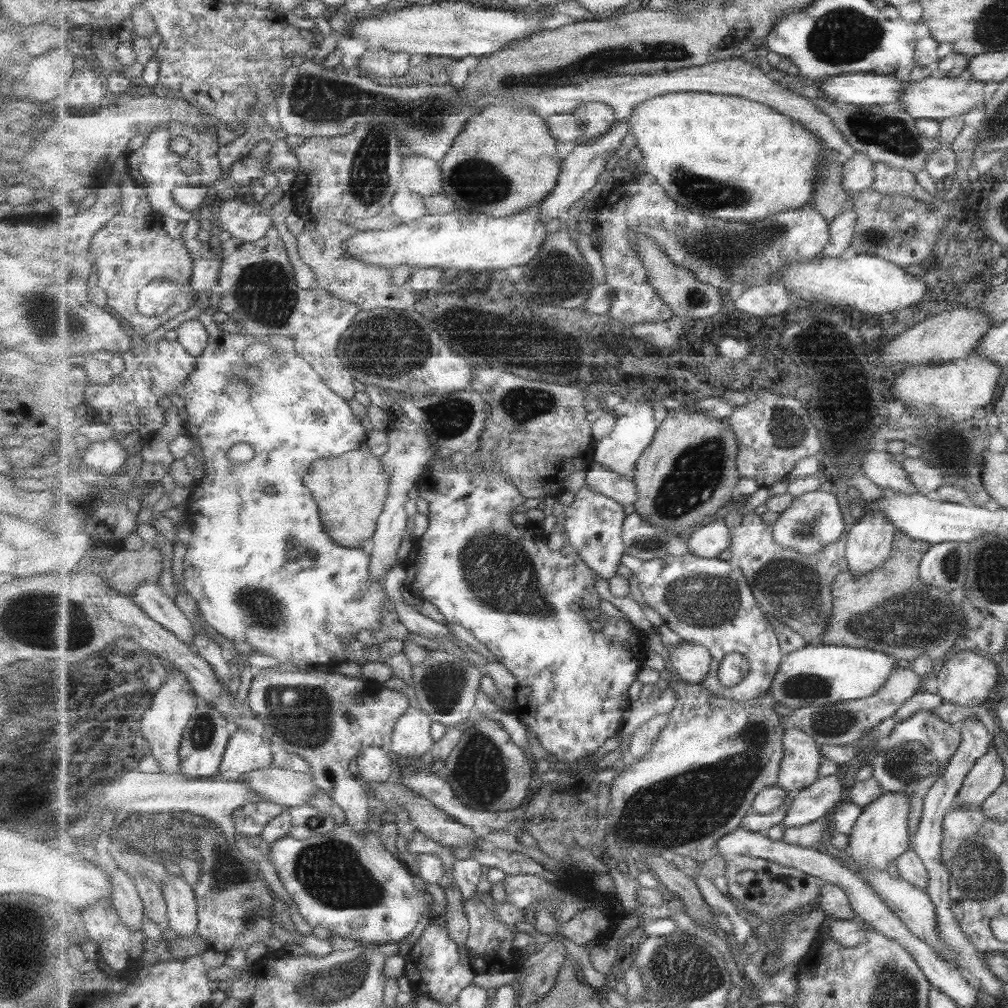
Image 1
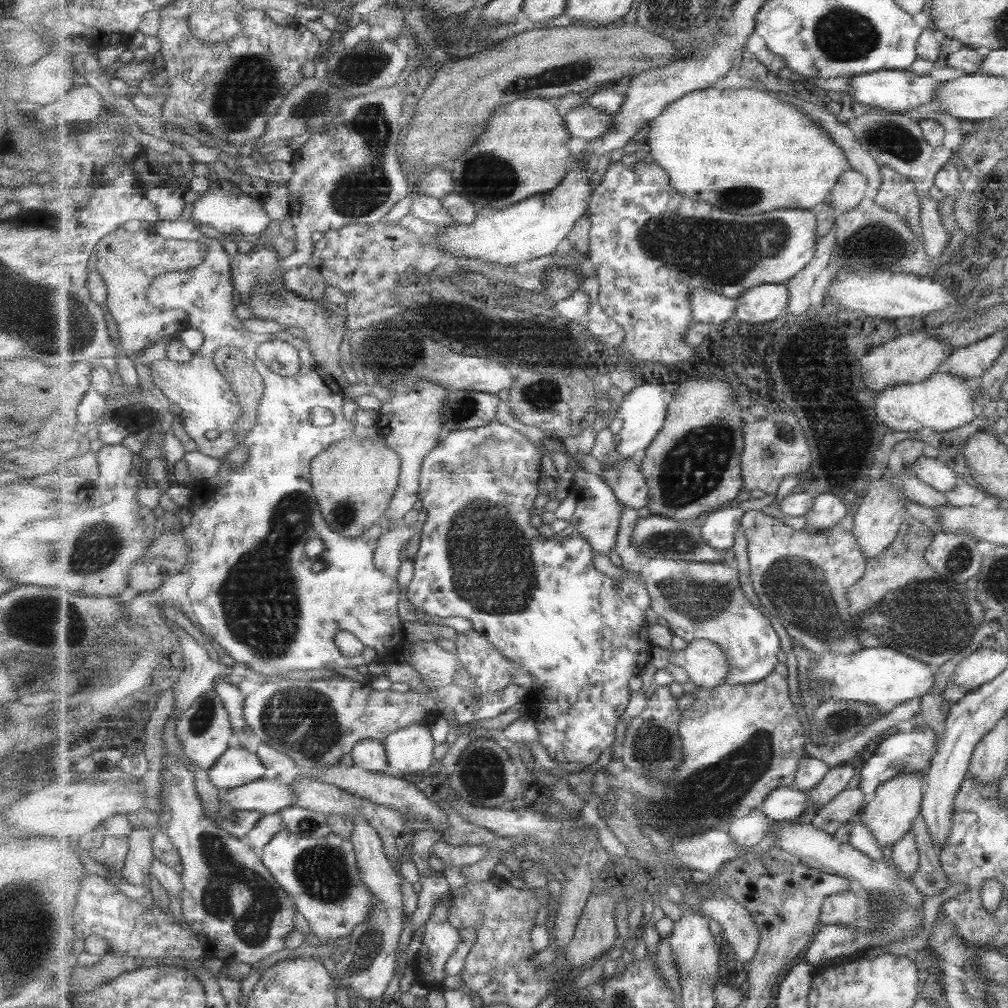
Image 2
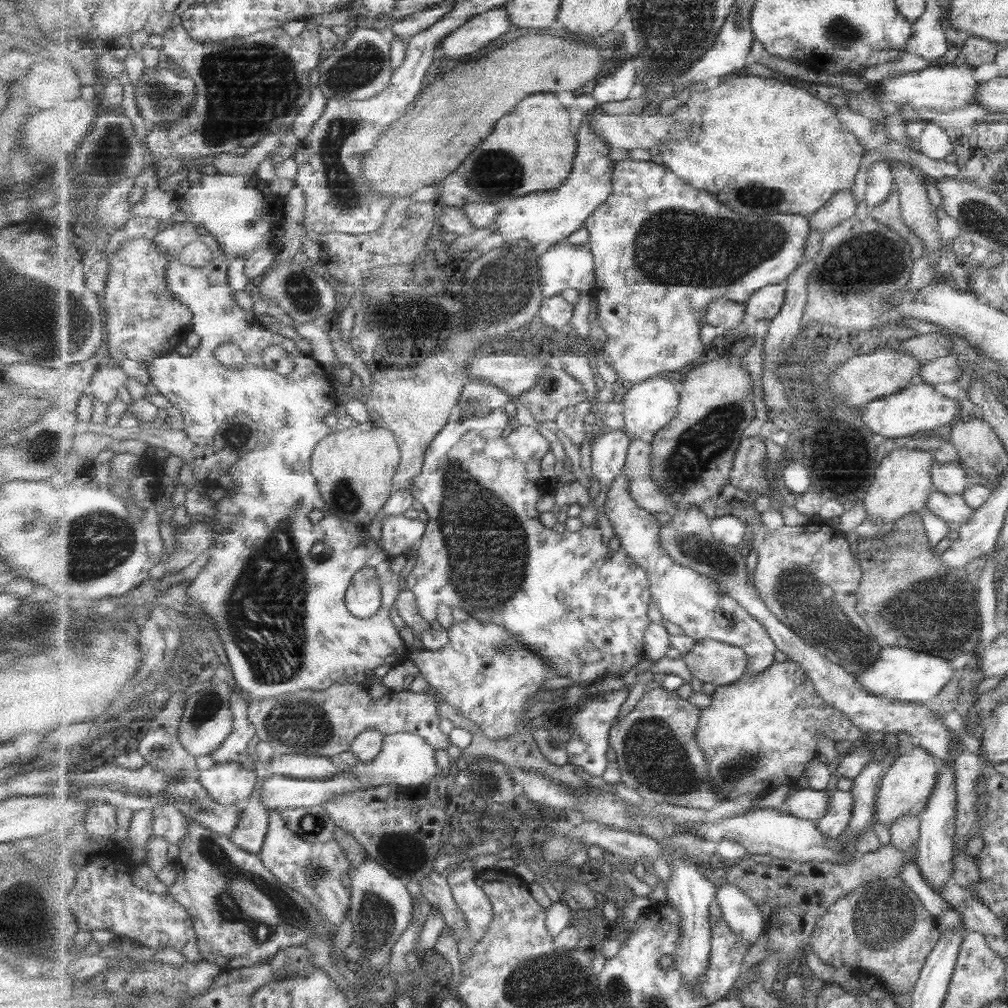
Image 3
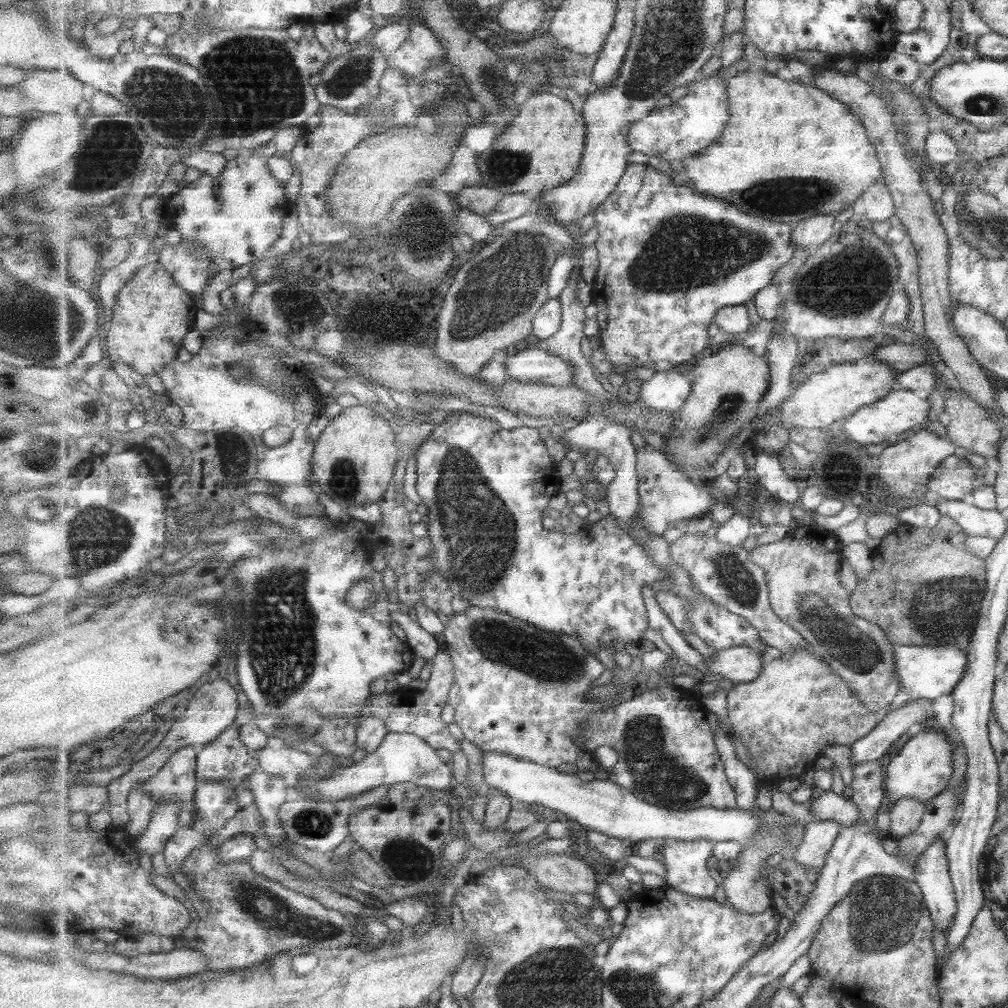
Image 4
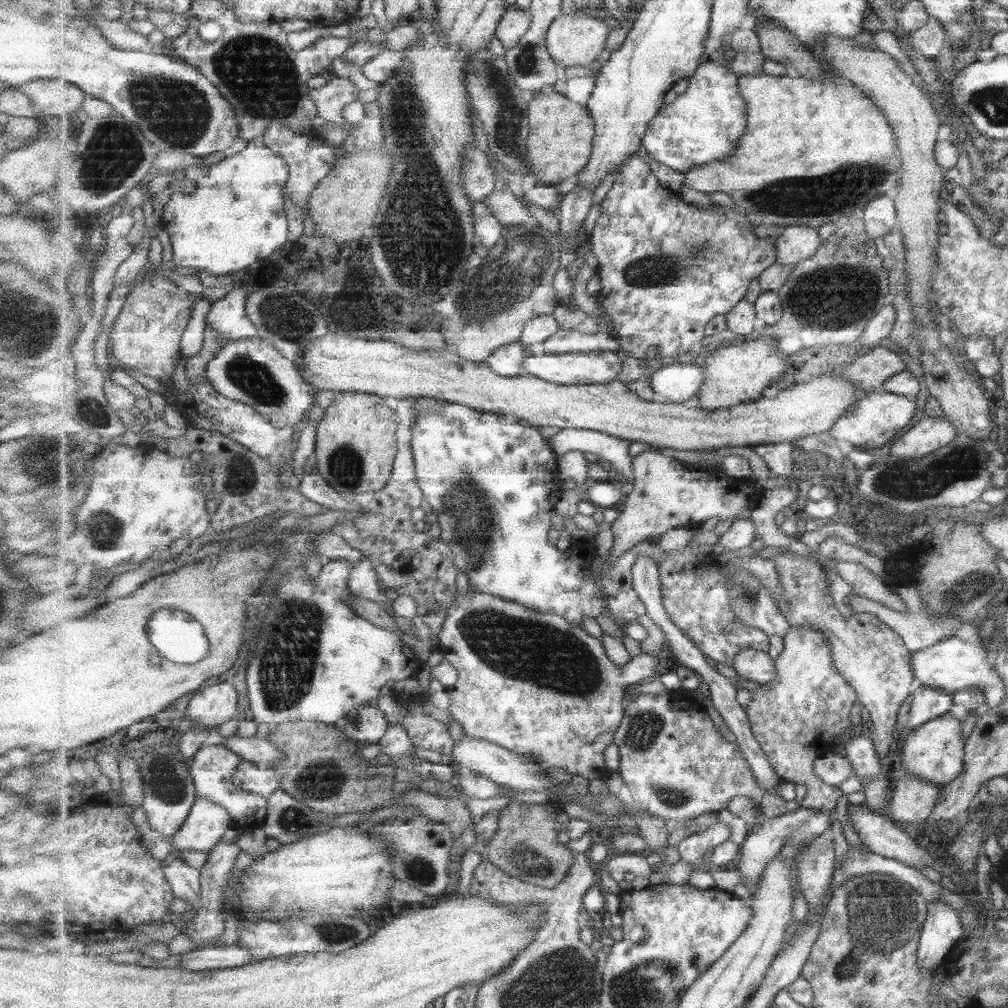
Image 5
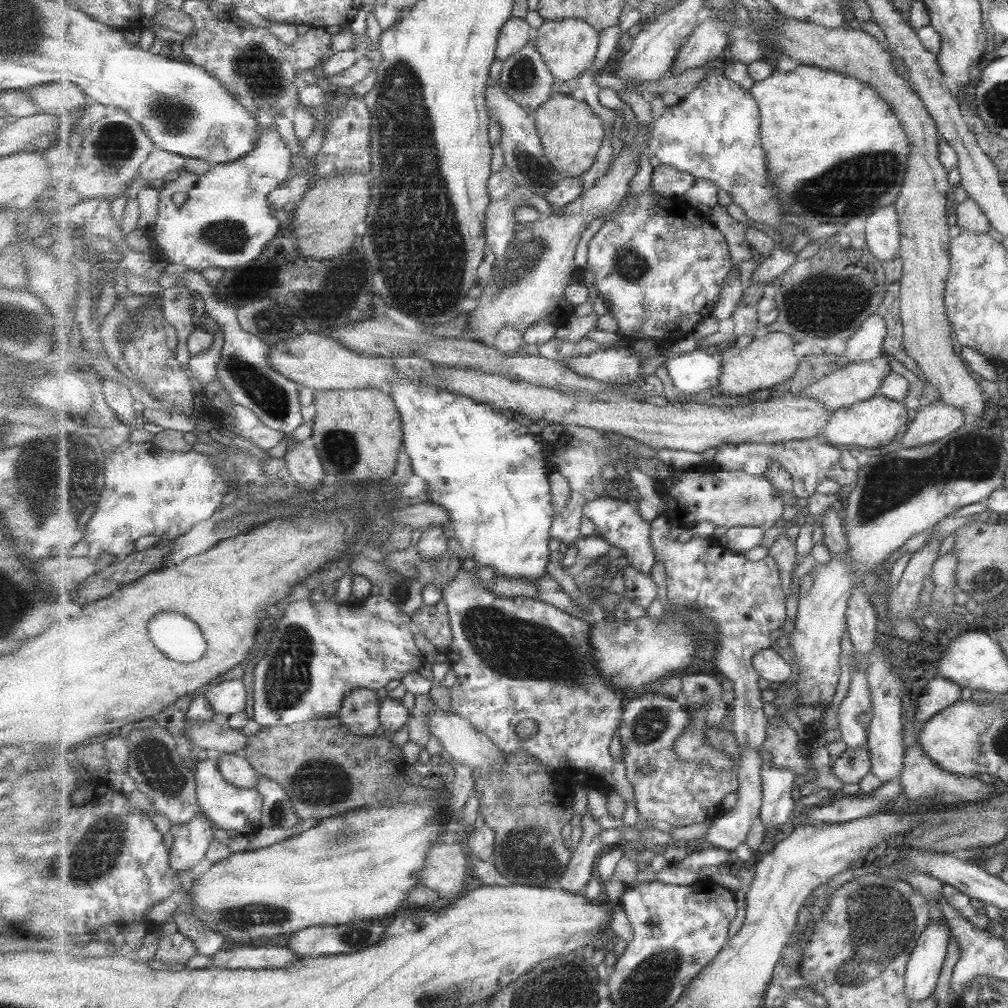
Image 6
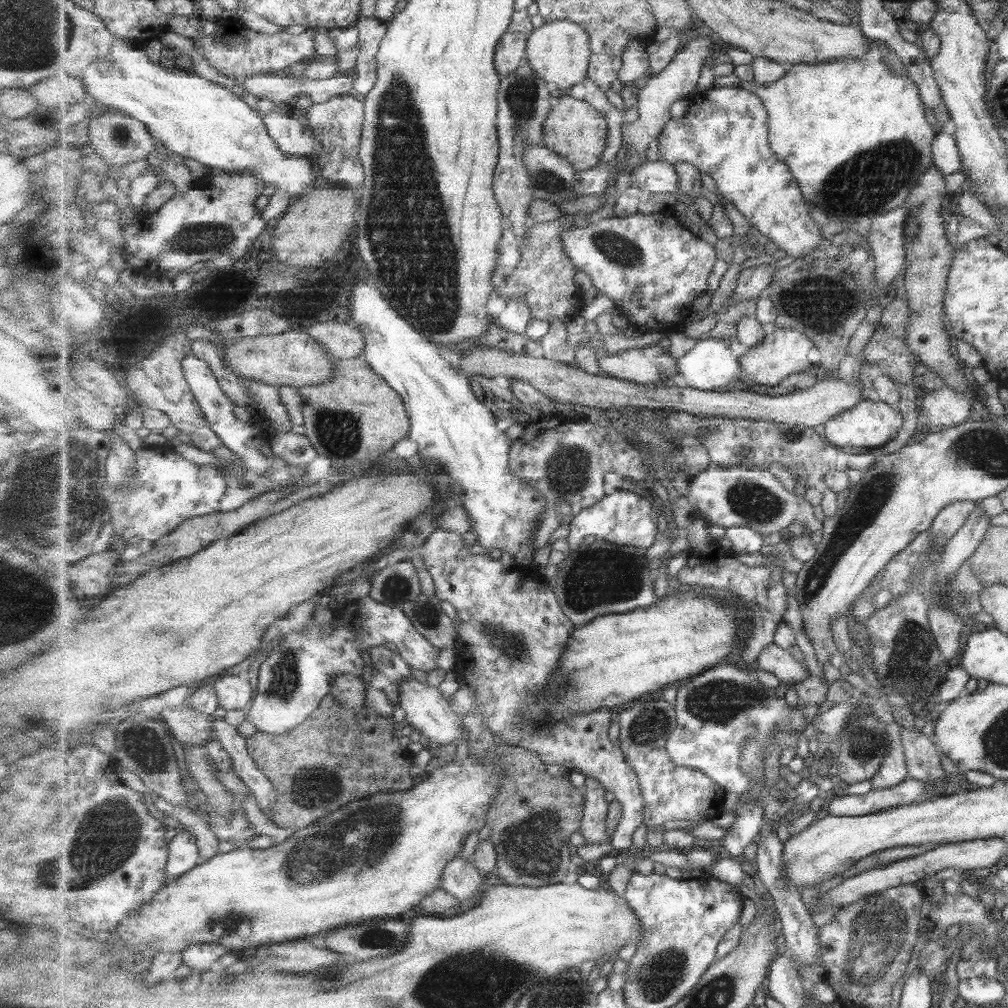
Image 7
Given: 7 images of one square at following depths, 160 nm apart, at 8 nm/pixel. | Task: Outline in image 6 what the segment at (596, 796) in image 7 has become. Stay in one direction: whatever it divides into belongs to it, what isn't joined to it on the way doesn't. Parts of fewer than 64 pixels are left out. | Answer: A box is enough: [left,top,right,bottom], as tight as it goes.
[559,812,605,895]

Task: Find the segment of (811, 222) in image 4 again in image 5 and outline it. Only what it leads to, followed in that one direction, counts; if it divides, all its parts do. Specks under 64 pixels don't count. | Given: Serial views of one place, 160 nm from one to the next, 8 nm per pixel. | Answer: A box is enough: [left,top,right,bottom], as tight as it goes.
[776,225,821,265]

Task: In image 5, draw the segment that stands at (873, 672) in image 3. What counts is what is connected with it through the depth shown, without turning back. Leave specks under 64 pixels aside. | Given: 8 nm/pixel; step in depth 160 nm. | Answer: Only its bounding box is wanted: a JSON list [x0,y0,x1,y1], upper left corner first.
[912,635,1005,708]

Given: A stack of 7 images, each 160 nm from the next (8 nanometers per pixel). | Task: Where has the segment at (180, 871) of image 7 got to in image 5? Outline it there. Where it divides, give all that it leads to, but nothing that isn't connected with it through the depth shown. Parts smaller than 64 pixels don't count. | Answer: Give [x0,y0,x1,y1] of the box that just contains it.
[172,797,233,854]

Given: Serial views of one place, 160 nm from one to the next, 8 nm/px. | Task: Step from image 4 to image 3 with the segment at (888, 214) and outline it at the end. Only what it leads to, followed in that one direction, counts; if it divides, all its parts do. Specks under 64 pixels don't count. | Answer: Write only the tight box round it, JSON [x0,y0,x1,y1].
[864,160,896,209]

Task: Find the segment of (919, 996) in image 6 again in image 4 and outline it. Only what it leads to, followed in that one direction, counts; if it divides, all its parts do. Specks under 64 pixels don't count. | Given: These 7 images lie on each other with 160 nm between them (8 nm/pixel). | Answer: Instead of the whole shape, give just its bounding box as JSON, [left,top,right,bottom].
[915,839,958,937]

